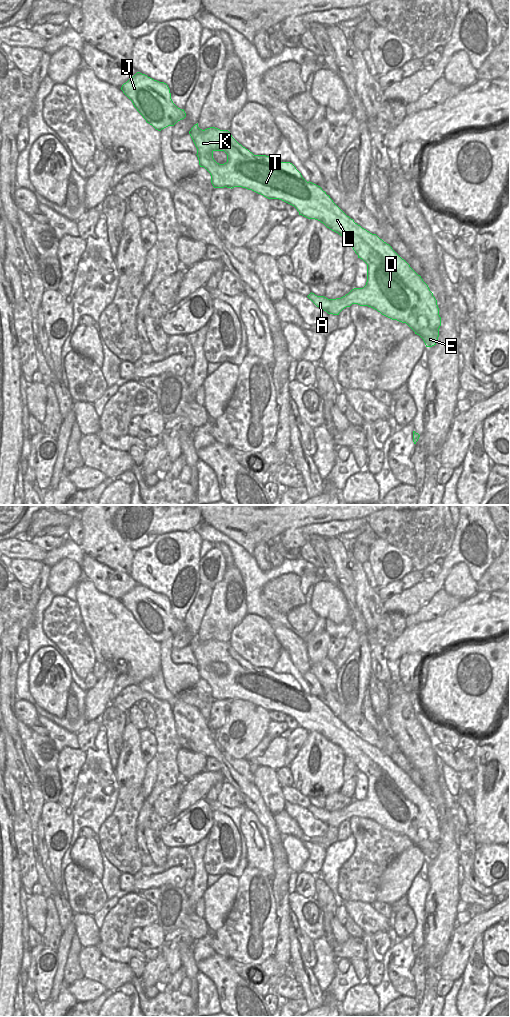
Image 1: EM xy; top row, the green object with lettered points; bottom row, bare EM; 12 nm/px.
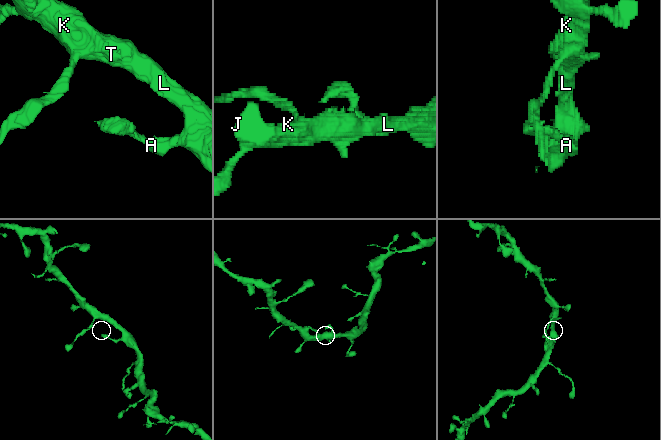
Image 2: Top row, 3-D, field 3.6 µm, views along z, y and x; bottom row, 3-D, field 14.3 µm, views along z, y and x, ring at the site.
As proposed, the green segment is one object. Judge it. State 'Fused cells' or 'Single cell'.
Single cell

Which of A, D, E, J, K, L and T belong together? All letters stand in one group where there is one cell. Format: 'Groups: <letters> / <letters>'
Groups: A D E J K L T

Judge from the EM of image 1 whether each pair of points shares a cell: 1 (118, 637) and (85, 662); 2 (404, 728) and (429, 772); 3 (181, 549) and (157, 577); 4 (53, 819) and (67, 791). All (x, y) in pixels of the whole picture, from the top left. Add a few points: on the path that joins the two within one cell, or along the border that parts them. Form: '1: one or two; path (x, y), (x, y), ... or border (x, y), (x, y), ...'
1: two; border (87, 633), (96, 661)
2: one; path (413, 739), (424, 761)
3: one; path (180, 557), (165, 569)
4: two; border (57, 802), (67, 810)

